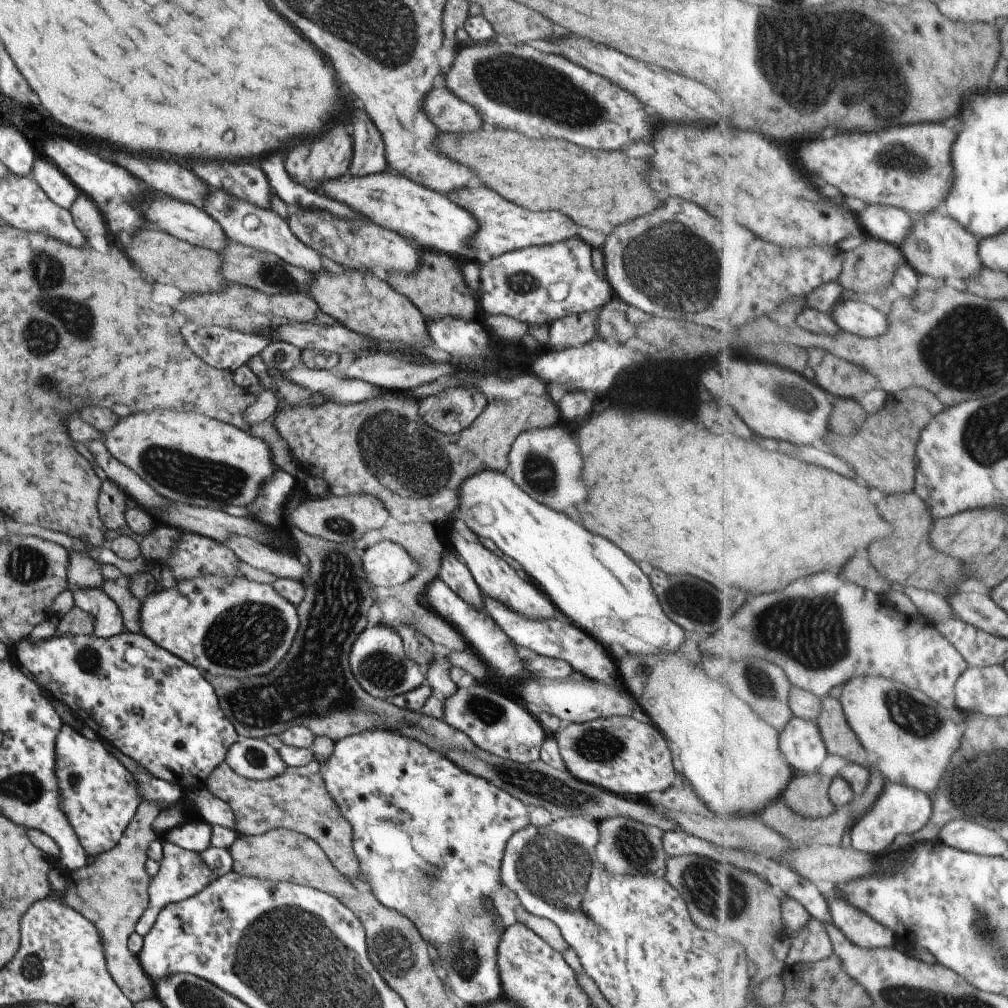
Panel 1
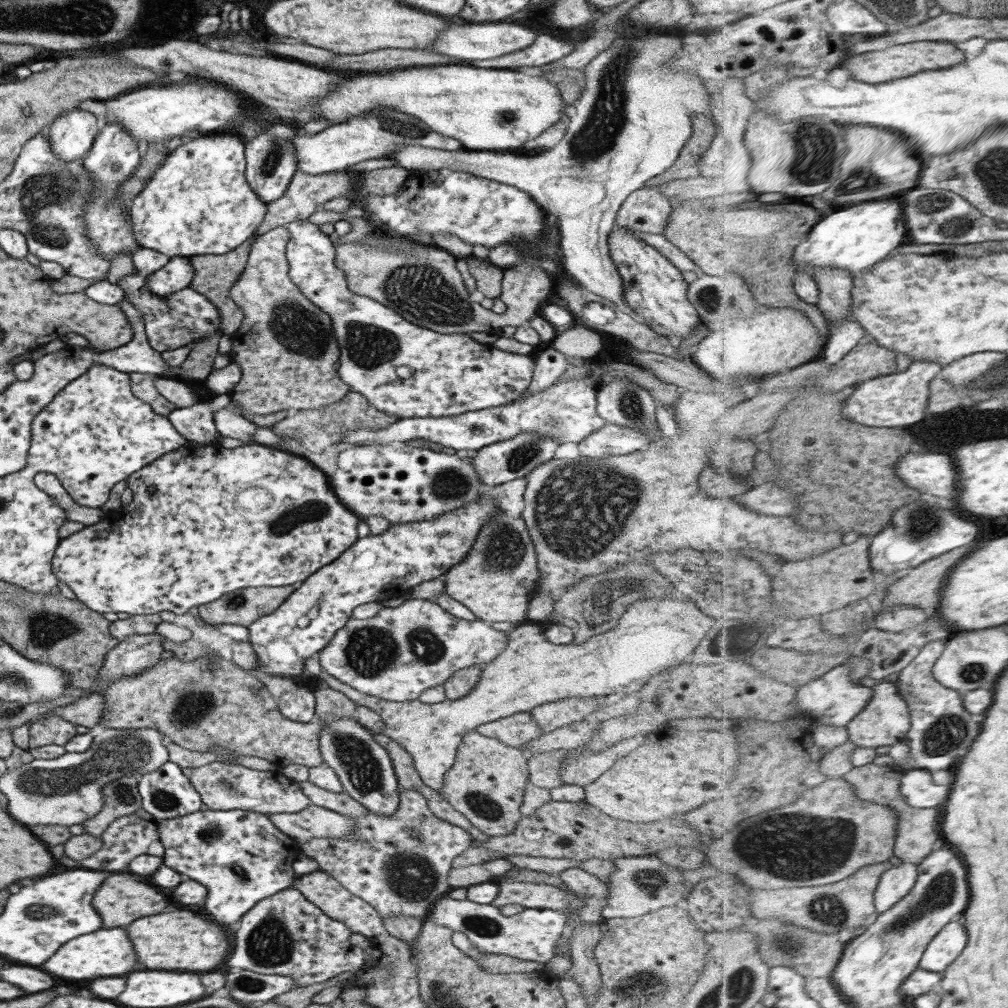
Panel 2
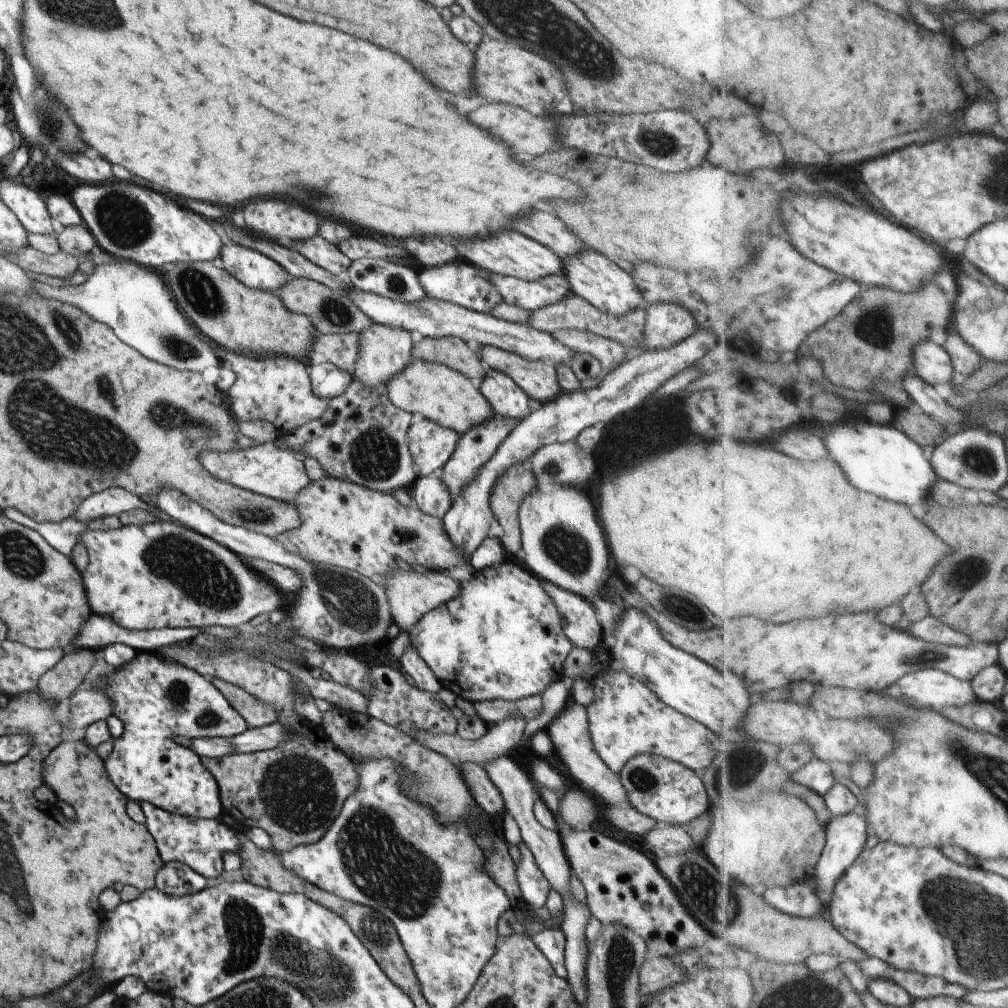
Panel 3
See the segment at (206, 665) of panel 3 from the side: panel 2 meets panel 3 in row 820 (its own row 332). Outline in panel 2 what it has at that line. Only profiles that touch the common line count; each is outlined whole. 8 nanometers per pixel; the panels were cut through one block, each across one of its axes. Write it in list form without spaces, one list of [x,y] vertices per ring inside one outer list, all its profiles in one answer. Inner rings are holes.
[[[278,226],[264,232],[263,234],[257,235],[256,239],[252,242],[250,246],[250,251],[248,252],[247,261],[245,264],[245,269],[243,273],[239,275],[239,279],[235,280],[235,284],[231,285],[229,290],[229,298],[231,302],[237,305],[242,310],[241,325],[235,333],[231,334],[231,350],[229,356],[225,359],[229,360],[231,363],[236,362],[239,365],[241,376],[240,379],[233,385],[233,388],[227,392],[229,396],[229,404],[227,408],[233,411],[236,415],[243,416],[243,412],[248,414],[275,414],[281,411],[299,411],[307,409],[319,409],[333,403],[339,403],[339,400],[348,394],[350,388],[338,377],[338,372],[336,371],[339,349],[337,348],[335,341],[335,333],[333,333],[333,326],[331,325],[331,319],[325,314],[320,308],[316,308],[315,305],[309,303],[309,300],[305,299],[299,293],[299,289],[293,285],[293,282],[289,280],[288,270],[289,266],[286,261],[286,242],[289,240],[289,233],[286,227]]]

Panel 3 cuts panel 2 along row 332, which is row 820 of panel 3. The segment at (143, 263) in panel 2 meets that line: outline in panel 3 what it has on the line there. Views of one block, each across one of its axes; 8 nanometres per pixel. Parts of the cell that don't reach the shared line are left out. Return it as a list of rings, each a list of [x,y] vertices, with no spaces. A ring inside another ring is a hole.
[[[138,802],[144,815],[144,826],[155,844],[155,850],[162,864],[181,862],[203,878],[219,877],[223,871],[223,854],[239,854],[243,842],[237,838],[237,831],[217,819],[181,817],[155,808],[149,802]]]

